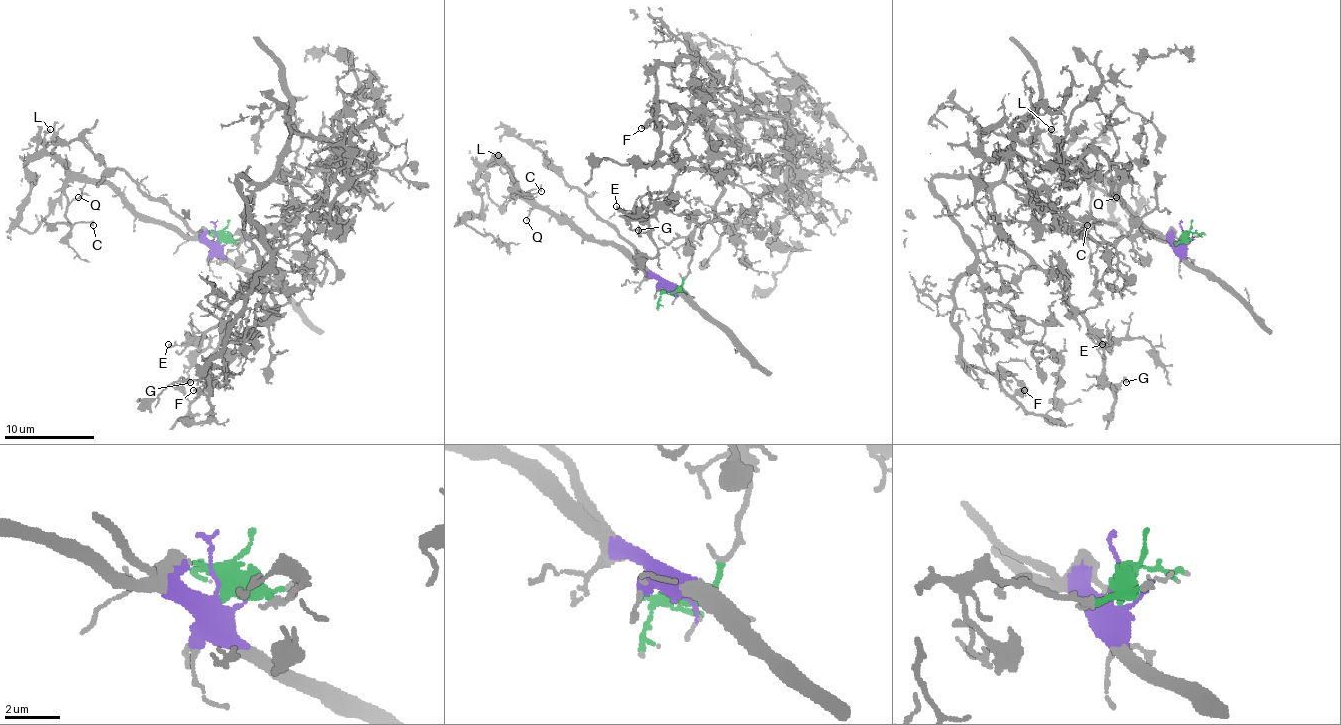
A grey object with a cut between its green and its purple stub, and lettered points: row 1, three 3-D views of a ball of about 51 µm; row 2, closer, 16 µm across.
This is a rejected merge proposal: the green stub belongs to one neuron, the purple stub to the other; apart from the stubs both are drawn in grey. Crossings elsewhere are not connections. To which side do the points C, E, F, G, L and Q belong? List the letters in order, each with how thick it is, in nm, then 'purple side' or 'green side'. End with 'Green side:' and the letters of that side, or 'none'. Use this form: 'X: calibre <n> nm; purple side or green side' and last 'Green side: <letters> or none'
C: calibre 170 nm; purple side
E: calibre 190 nm; green side
F: calibre 480 nm; green side
G: calibre 140 nm; green side
L: calibre 190 nm; purple side
Q: calibre 100 nm; purple side
Green side: E, F, G

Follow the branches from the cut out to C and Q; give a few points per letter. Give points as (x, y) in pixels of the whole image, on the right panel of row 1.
C: (1183, 237), (1178, 242), (1160, 240), (1108, 183), (1092, 181), (1092, 217), (1090, 224), (1085, 221), (1088, 226)
Q: (1183, 237), (1178, 242), (1160, 240), (1137, 219), (1108, 183), (1103, 183), (1106, 190), (1117, 197)

